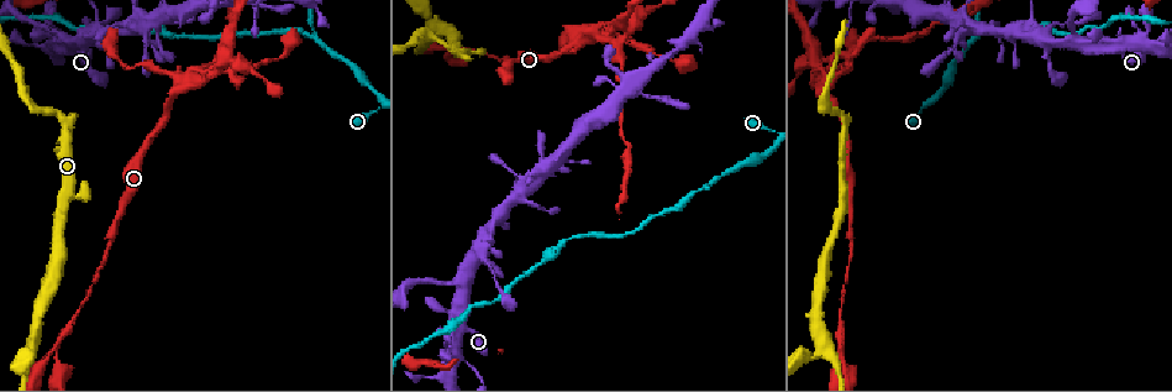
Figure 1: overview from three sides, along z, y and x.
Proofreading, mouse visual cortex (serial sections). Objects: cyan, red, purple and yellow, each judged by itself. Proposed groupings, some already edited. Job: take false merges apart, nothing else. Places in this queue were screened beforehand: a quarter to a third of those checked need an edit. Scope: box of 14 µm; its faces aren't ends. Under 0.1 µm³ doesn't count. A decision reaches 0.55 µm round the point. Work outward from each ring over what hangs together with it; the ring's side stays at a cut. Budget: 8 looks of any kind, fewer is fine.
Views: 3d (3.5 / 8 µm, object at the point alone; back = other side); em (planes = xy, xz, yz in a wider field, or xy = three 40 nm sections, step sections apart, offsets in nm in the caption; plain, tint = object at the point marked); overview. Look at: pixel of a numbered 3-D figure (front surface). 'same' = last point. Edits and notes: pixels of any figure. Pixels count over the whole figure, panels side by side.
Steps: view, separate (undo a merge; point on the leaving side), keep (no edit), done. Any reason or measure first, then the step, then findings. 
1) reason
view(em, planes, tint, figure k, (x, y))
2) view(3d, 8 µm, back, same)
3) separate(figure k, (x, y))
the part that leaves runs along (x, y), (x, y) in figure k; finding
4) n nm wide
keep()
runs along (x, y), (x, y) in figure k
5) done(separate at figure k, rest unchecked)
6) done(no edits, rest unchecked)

arms part here
view(3d, 3.5 µm, figure 1, (592, 37))

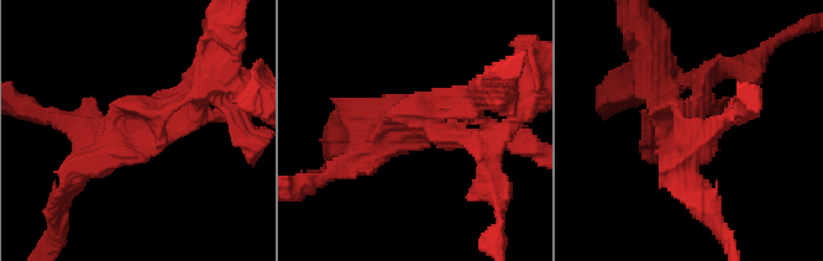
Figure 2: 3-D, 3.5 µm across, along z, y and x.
keep()
runs along (79, 173), (200, 94) in figure 2; one cell here

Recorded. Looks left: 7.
sharp bend
view(3d, 8 µm, figure 1, (458, 56))

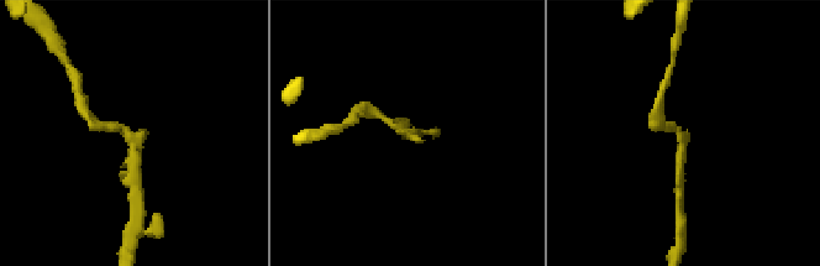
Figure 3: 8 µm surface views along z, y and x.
view(3d, 3.5 µm, figure 3, (410, 138))

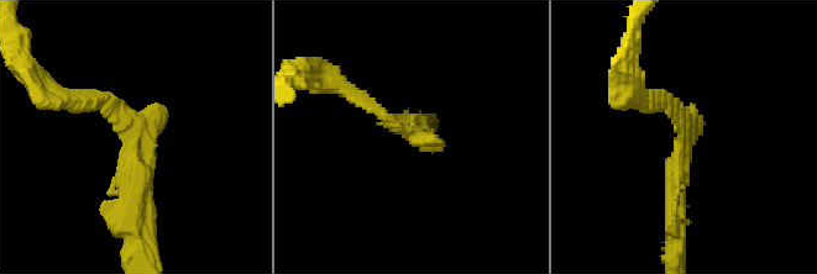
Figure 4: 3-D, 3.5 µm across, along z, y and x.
arms of 200, 300 nm
view(em, xy, step 1, tint, figure 4, (130, 123))

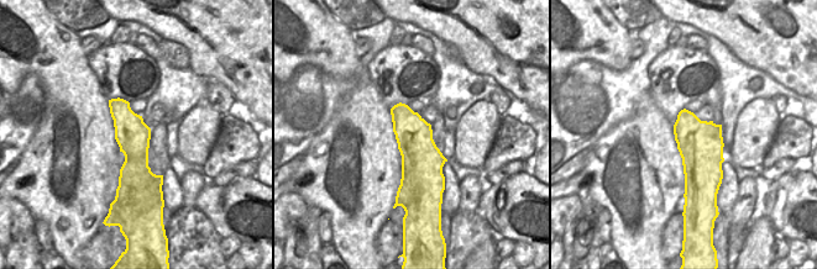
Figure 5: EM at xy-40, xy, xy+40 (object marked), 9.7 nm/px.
360 nm wide
keep()
runs along (134, 201), (134, 125), (108, 99), (66, 99) in figure 4; one cell here

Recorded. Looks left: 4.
three arms meet
view(3d, 8 µm, figure 1, (976, 36))

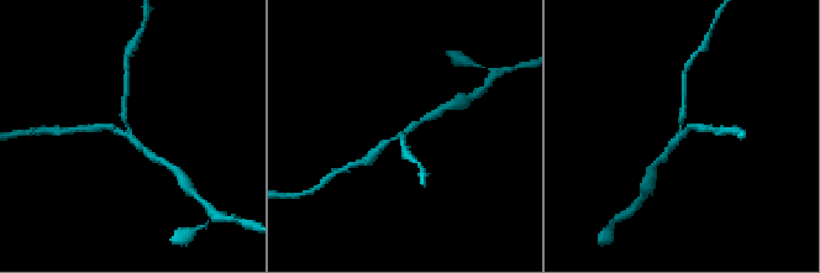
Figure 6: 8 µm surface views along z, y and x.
zoom in
view(3d, 3.5 µm, back, figure 6, (681, 134))

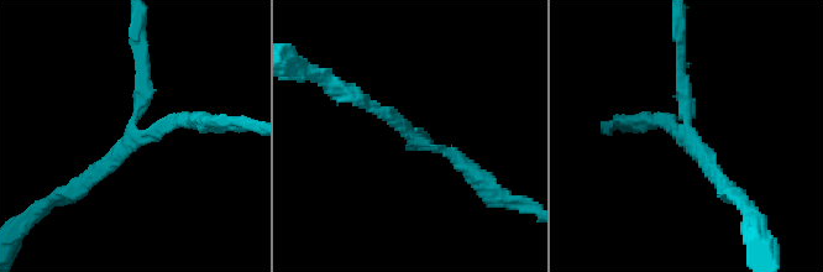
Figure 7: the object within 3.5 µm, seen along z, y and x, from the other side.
3 arms; arms of 200, 200, 200 nm
view(em, xy, step 5, tint, figure 7, (128, 141))

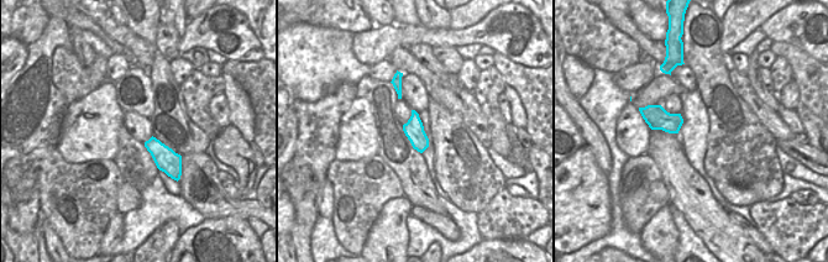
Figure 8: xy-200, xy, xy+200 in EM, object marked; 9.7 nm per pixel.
keep()
continuous, no second cell

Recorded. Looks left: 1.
done(no edits, rest unchecked)

